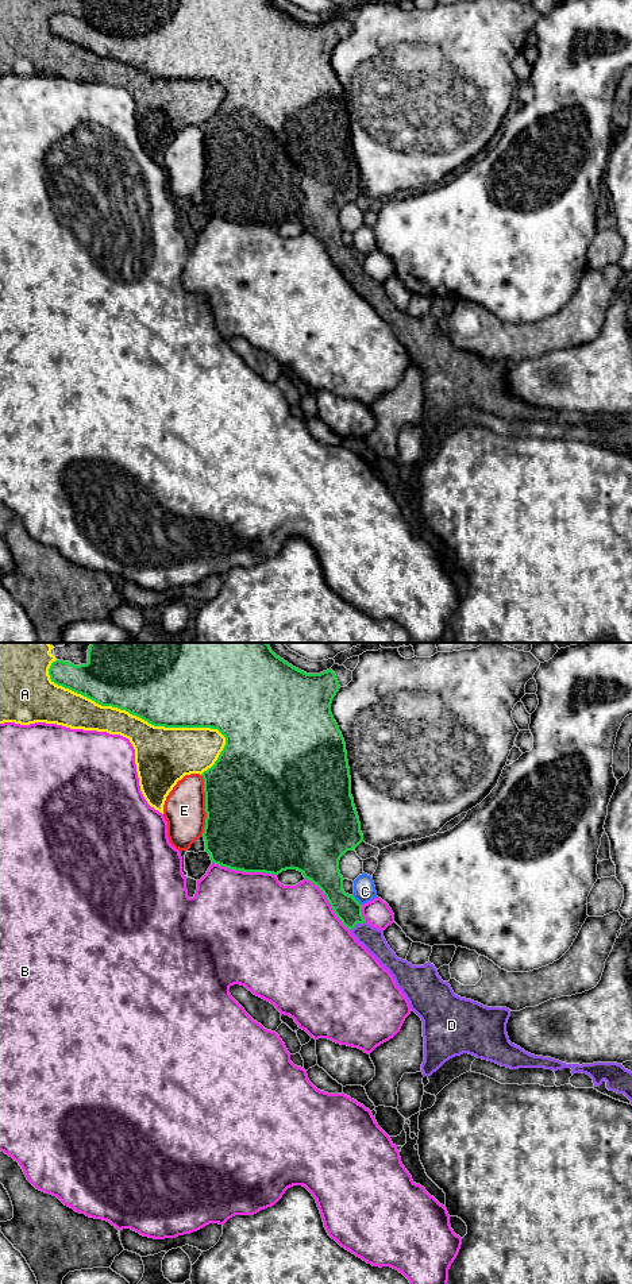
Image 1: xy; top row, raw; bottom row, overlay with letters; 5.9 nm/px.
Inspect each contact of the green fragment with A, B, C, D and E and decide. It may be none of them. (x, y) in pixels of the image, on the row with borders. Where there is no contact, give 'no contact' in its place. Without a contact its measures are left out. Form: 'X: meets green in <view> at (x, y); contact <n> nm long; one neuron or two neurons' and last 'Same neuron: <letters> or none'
A: meets green in xy at (134, 714); contact 1150 nm long; two neurons
B: meets green in xy at (245, 871); contact 400 nm long; two neurons
C: meets green in xy at (355, 899); contact 90 nm long; two neurons
D: meets green in xy at (357, 922); contact 110 nm long; one neuron
E: meets green in xy at (205, 806); contact 360 nm long; two neurons
Same neuron: D

